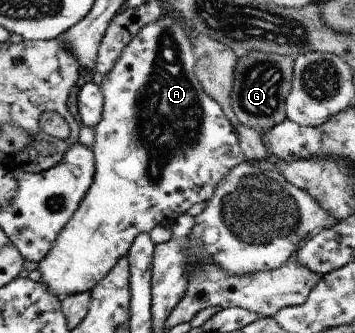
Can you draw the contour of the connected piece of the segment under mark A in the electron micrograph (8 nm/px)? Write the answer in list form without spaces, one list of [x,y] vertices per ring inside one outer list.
[[[167,16],[158,18],[151,24],[146,24],[139,32],[127,43],[122,50],[119,58],[114,62],[112,69],[104,76],[97,77],[96,80],[100,86],[103,102],[102,115],[99,122],[92,128],[94,130],[94,141],[90,146],[94,156],[94,175],[91,186],[87,189],[85,196],[81,199],[77,210],[71,215],[71,218],[65,223],[65,226],[58,232],[51,248],[47,254],[37,263],[37,272],[39,272],[41,284],[54,296],[63,300],[66,296],[84,293],[90,291],[115,264],[120,256],[125,256],[131,241],[134,240],[137,233],[149,232],[154,226],[165,225],[169,227],[172,222],[185,210],[191,208],[195,202],[206,201],[214,191],[216,184],[223,180],[223,177],[240,162],[244,161],[244,156],[238,145],[236,132],[229,124],[228,118],[221,111],[219,104],[210,99],[200,87],[199,81],[194,75],[195,57],[193,56],[191,41],[183,34],[179,23],[180,18]]]

